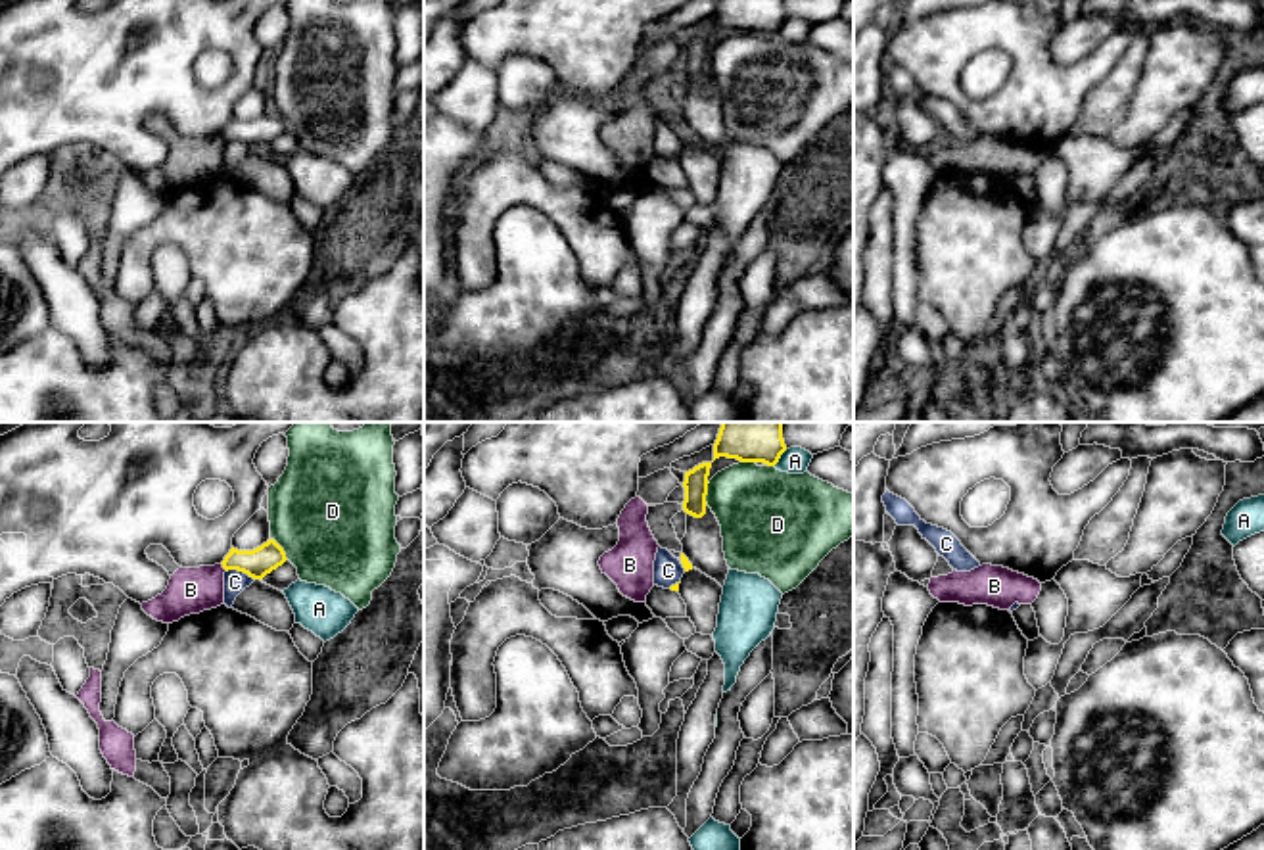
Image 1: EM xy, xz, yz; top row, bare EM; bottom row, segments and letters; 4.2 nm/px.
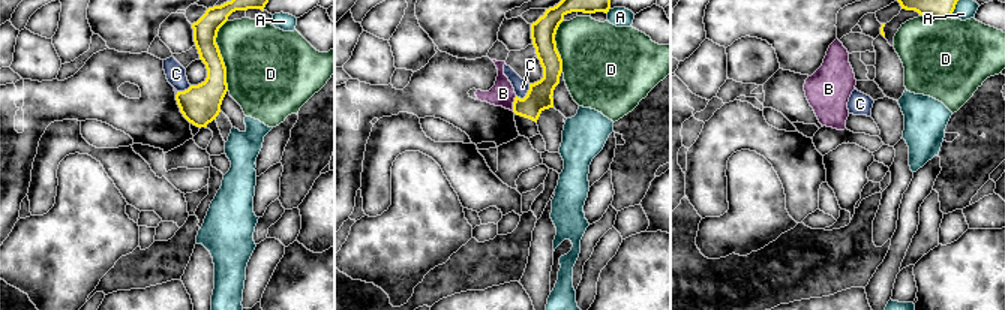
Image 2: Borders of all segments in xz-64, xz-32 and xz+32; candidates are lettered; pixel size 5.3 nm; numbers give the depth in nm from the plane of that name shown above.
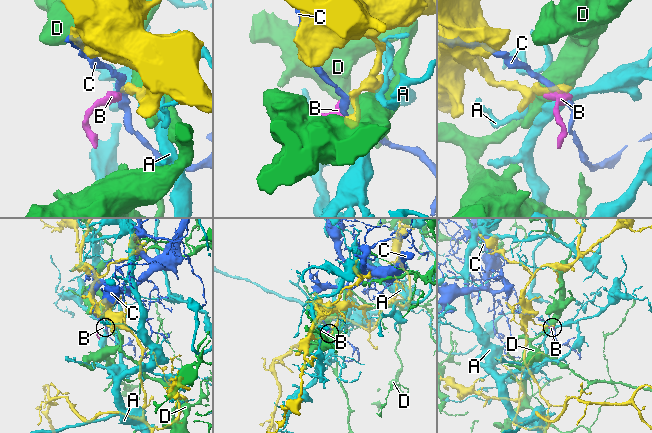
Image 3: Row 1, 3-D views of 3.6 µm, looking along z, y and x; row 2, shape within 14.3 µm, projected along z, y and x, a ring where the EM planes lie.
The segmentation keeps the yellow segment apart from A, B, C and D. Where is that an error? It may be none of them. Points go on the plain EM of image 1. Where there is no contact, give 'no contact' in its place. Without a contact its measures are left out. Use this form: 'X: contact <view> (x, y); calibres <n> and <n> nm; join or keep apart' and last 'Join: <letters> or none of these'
A: contact xz (779, 27); calibres 140 and 110 nm; keep apart
B: contact xy (223, 137); calibres 120 and 190 nm; keep apart
C: contact xy (240, 141); calibres 120 and 100 nm; keep apart
D: contact xy (282, 119); calibres 120 and 500 nm; keep apart
Join: none of these

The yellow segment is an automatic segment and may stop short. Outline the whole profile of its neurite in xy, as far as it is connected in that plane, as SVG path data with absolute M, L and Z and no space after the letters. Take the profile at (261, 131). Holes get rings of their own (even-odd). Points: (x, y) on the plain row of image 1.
M269 109L253 121L238 121L232 117L221 134L226 142L238 140L253 150L263 150L286 130L284 119L274 109Z

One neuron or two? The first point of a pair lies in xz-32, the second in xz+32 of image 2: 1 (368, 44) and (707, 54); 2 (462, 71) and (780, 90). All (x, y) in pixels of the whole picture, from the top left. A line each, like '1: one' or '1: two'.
1: one
2: one

